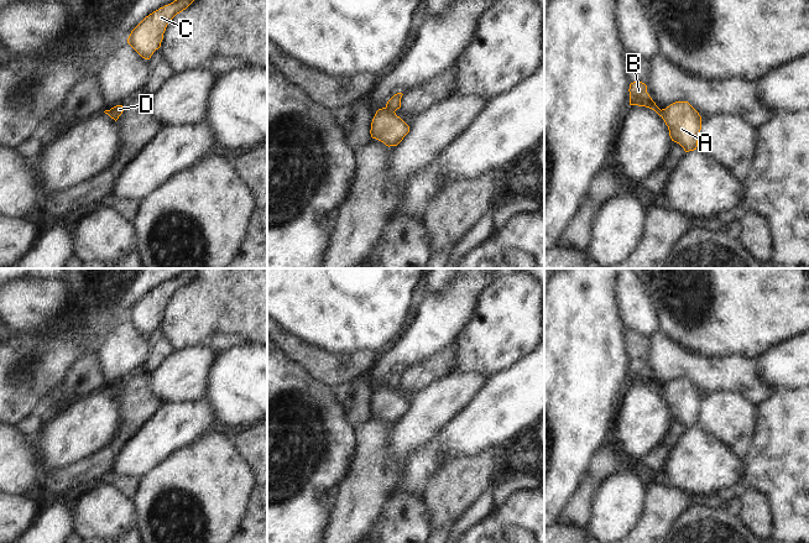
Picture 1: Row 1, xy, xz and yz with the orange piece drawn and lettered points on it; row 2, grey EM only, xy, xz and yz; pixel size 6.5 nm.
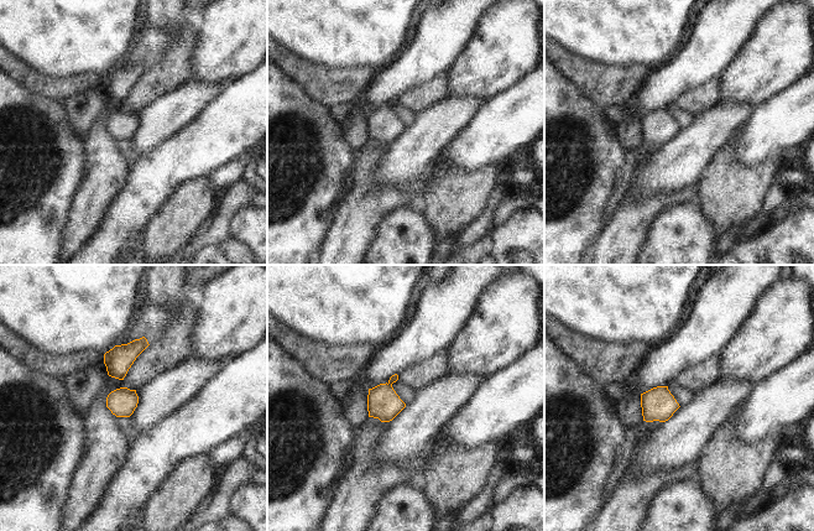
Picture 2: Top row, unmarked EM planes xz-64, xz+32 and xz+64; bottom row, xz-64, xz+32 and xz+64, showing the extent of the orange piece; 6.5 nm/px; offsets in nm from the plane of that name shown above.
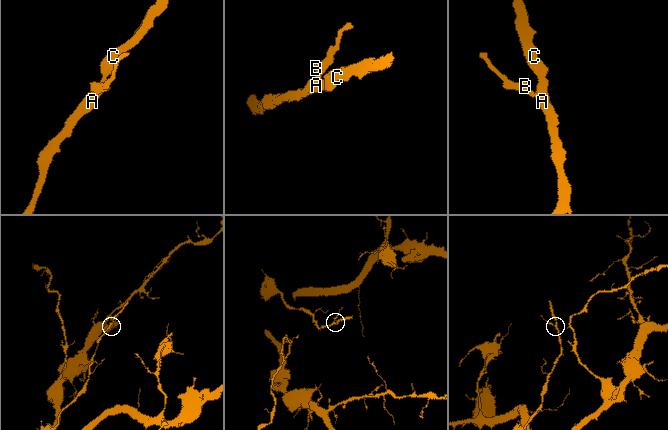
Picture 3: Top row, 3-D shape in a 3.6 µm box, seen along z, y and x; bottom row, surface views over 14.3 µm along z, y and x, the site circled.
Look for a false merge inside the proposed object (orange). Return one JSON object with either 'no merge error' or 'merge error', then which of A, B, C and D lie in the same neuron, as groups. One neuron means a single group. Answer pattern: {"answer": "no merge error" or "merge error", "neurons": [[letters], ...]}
{"answer": "merge error", "neurons": [["A", "C"], ["B", "D"]]}

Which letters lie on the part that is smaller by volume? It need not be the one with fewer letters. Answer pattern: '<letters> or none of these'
B, D

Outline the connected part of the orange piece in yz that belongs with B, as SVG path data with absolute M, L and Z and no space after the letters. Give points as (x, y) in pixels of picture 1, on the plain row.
M633 359L630 361L630 382L646 383L654 387L662 393L662 387L656 382L649 371L647 370L647 362L642 359Z

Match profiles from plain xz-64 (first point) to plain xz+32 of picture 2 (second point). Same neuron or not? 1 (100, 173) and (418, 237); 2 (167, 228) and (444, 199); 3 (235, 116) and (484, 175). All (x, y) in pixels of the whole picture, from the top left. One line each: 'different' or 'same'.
1: different
2: same
3: different

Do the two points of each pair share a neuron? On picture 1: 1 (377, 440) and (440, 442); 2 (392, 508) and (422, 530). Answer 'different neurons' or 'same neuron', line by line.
1: different neurons
2: same neuron

